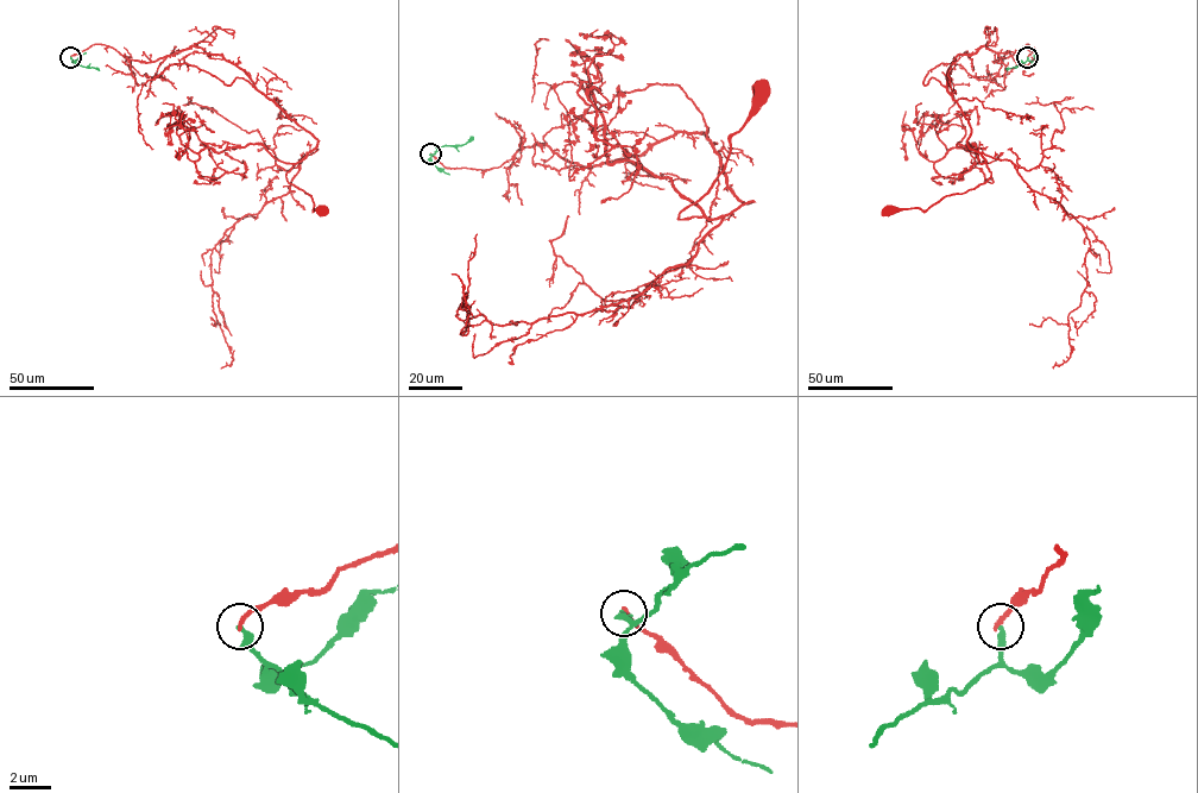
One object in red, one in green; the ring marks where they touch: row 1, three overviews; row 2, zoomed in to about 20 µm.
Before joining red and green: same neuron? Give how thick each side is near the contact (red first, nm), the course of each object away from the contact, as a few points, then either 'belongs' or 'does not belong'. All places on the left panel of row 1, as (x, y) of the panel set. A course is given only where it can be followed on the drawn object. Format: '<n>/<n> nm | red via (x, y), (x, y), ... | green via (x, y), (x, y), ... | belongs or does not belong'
200/280 nm | red via (70, 57), (98, 44), (145, 62), (193, 45), (222, 55), (317, 140), (285, 177), (323, 209) | green via (70, 57), (79, 64), (99, 70) | does not belong

